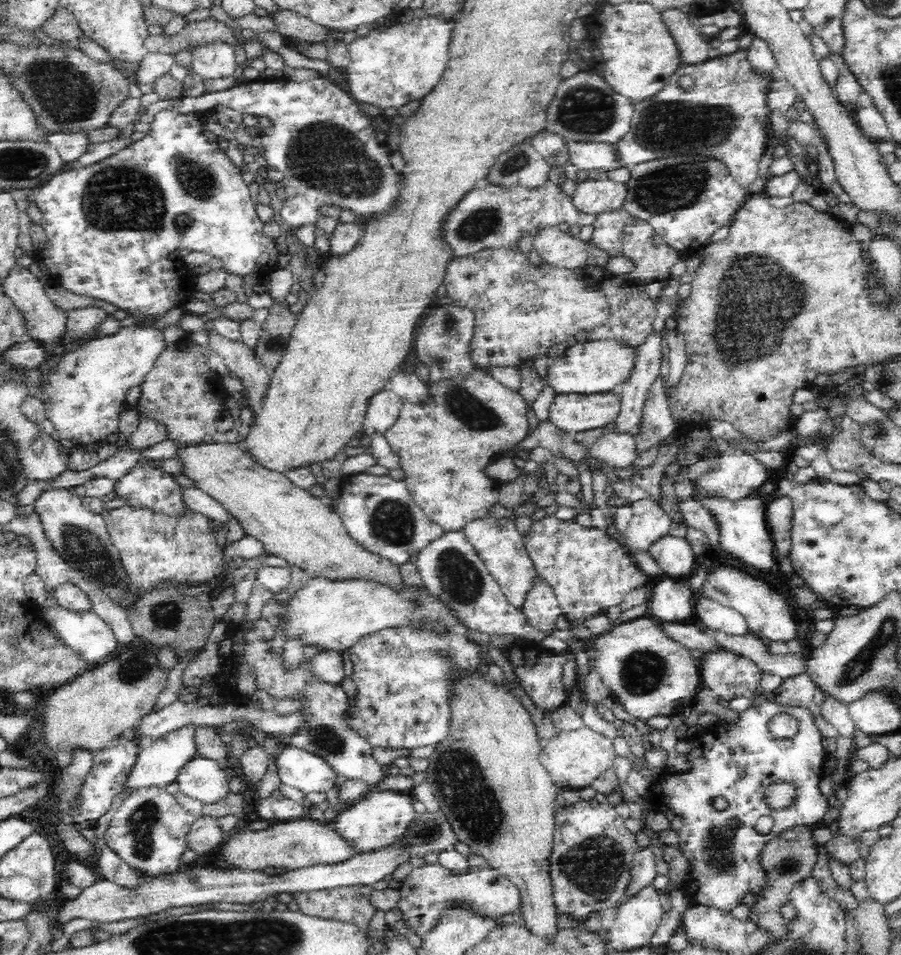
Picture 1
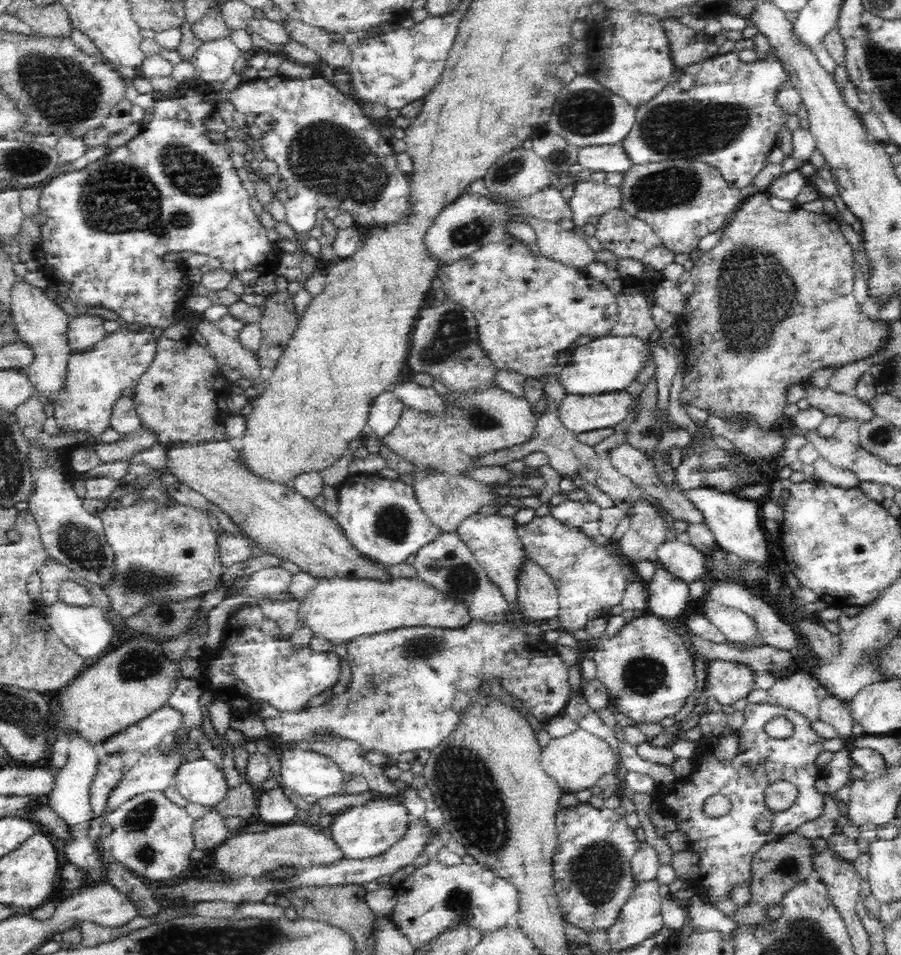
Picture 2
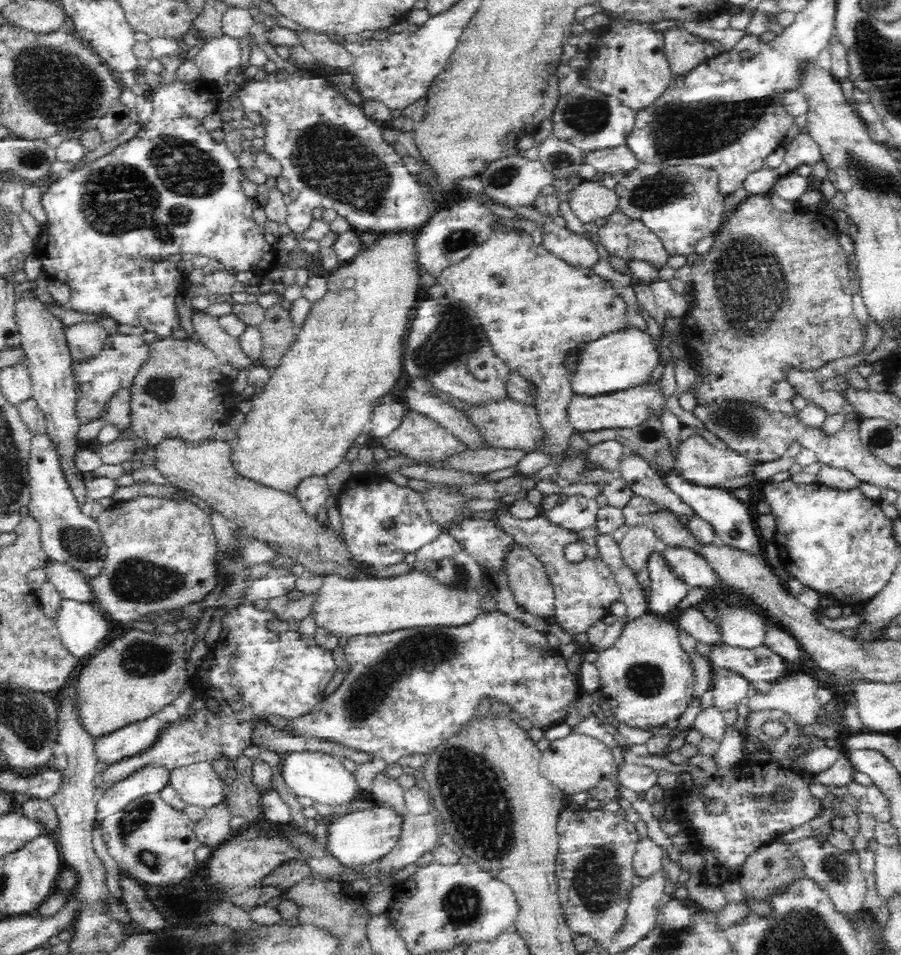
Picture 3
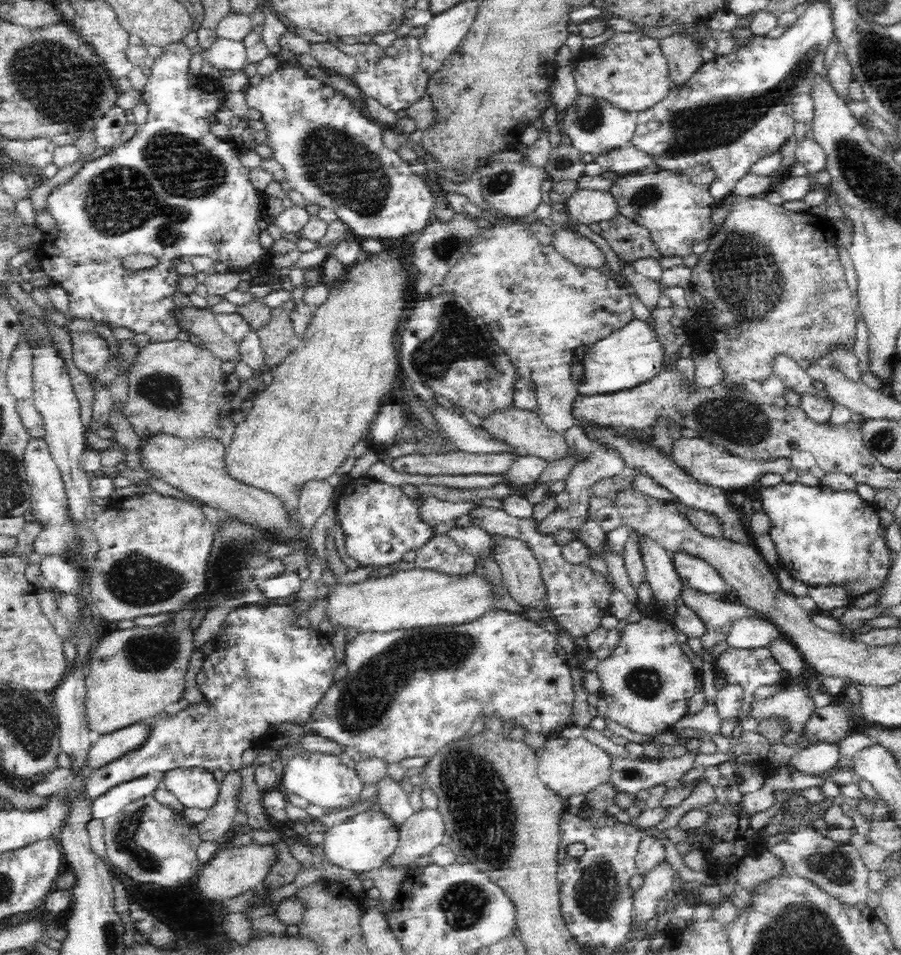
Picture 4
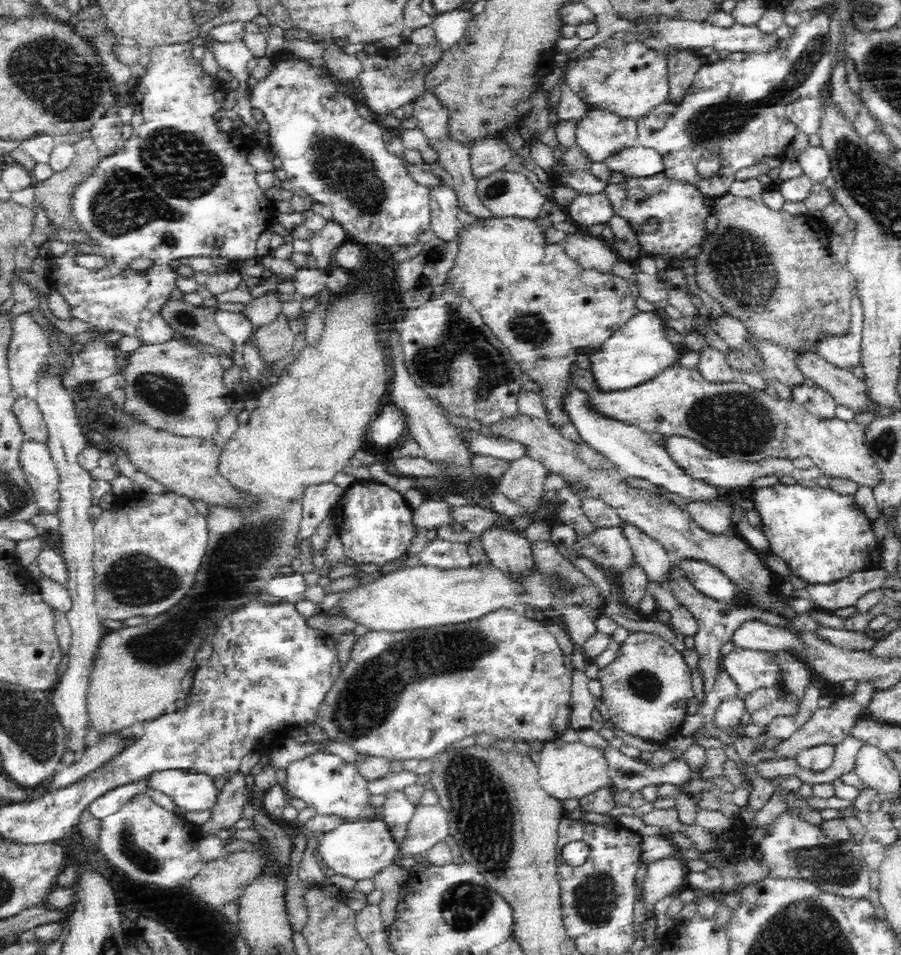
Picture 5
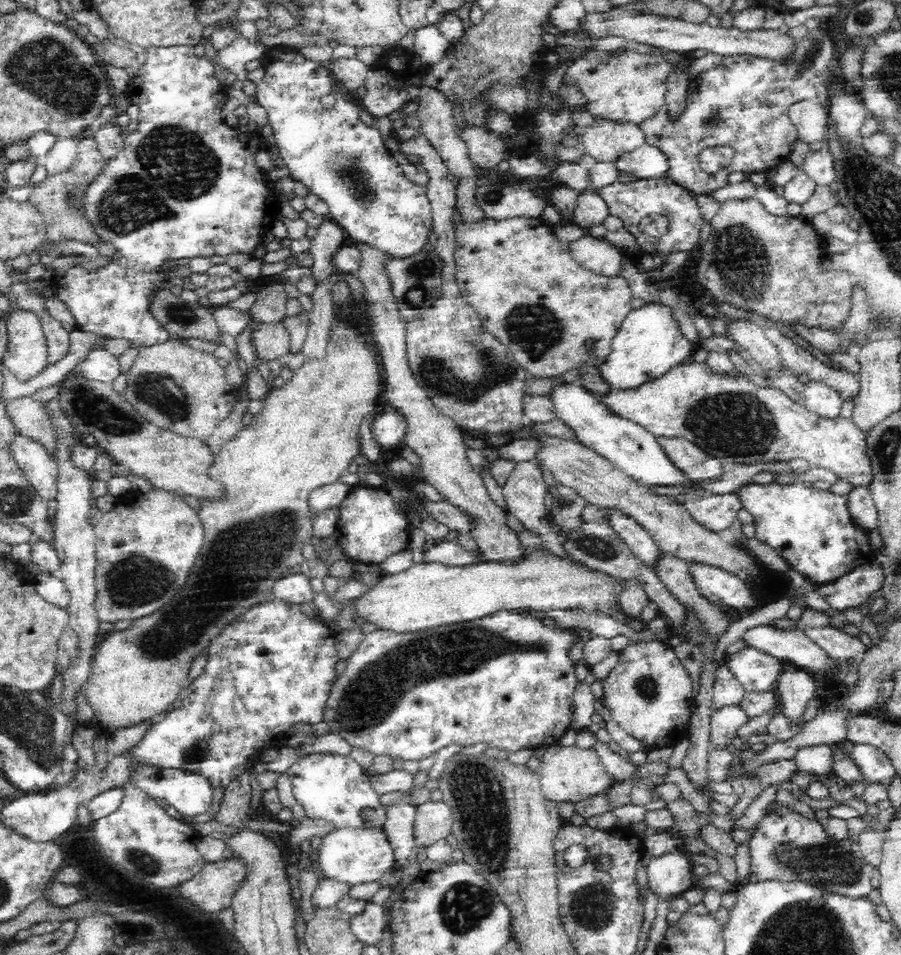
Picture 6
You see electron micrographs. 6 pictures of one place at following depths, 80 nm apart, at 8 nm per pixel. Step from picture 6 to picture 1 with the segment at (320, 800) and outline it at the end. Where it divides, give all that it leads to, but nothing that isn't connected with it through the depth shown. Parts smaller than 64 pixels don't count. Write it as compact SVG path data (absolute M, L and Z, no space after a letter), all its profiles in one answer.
M282 747L277 760L280 782L301 790L325 794L336 786L337 776L316 754L296 748Z

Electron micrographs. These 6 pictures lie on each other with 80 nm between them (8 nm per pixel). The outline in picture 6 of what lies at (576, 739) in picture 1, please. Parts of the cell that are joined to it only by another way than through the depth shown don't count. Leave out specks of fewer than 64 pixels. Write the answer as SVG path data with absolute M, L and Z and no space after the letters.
M552 746L544 747L541 762L541 792L544 798L552 802L572 802L590 798L598 792L607 792L616 781L606 773L606 768L598 756L597 751L592 748L579 748L578 746Z

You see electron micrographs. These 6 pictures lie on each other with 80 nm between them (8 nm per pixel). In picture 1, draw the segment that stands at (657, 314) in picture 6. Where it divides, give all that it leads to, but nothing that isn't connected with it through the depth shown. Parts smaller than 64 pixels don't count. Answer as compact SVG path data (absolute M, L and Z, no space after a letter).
M617 340L582 342L567 348L562 358L550 359L548 372L542 378L557 394L595 394L610 392L622 384L632 372L636 348L630 348Z

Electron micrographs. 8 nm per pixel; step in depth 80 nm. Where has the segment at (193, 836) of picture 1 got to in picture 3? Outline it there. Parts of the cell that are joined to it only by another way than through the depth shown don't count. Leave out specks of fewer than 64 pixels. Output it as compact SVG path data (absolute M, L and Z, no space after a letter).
M224 802L216 807L208 808L206 816L195 822L194 832L198 842L210 848L216 848L230 838L232 827L229 820L232 815L228 813Z

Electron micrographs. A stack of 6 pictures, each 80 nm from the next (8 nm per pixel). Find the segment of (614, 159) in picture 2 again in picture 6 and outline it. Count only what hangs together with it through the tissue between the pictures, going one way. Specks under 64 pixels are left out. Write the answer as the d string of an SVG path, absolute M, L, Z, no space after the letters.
M640 145L616 158L613 165L619 172L627 172L636 178L664 178L669 169L667 156L650 145Z

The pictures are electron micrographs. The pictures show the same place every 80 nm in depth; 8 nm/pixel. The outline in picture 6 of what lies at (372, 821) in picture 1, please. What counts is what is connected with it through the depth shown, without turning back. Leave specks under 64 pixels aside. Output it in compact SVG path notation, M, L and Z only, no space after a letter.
M382 825L335 828L322 838L322 843L315 858L324 878L336 878L341 882L348 882L350 886L366 882L377 882L386 870L390 870L395 866L394 851Z

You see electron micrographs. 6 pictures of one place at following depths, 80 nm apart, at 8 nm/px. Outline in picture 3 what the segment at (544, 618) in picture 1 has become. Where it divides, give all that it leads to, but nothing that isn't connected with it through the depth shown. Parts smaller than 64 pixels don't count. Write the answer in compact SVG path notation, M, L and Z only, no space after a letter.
M520 544L506 558L506 579L515 601L530 615L552 619L554 587L544 565Z

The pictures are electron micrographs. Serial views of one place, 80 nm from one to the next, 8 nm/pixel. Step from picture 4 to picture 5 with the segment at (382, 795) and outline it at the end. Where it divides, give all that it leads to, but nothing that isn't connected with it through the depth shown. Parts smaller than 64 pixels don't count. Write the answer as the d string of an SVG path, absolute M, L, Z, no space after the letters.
M388 789L384 794L384 804L381 807L380 815L388 823L390 833L399 849L405 837L407 824L415 814L416 806L408 800L403 790Z

